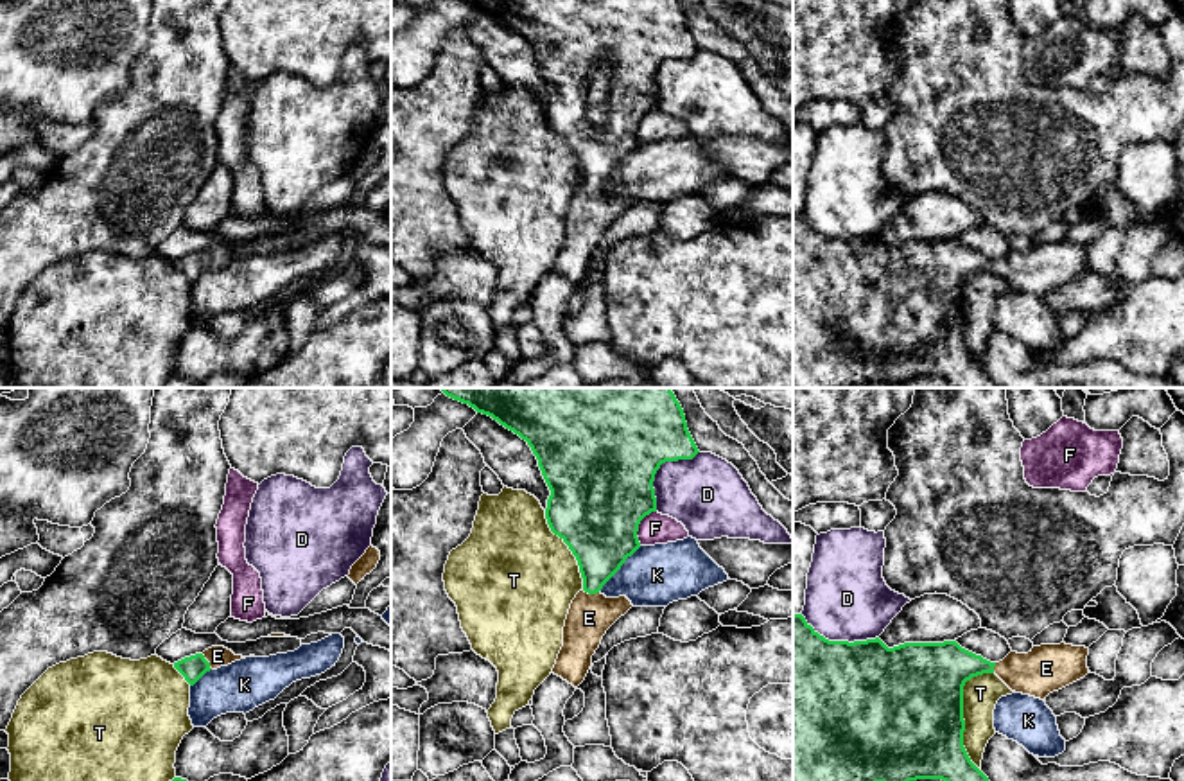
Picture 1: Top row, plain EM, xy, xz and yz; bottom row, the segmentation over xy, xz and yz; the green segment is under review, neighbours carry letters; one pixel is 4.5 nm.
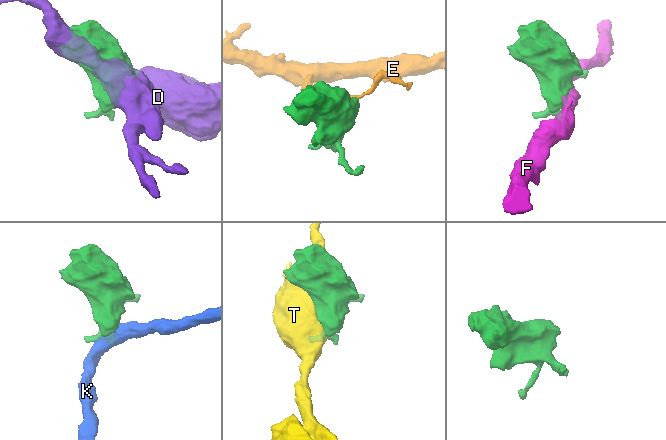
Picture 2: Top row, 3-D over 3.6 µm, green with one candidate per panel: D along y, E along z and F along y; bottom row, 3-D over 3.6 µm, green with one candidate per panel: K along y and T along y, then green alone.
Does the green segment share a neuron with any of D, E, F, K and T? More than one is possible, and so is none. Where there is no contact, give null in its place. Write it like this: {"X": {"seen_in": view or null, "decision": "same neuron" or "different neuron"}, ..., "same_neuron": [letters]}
{"D": {"seen_in": "xz", "decision": "different neuron"}, "E": {"seen_in": "xy", "decision": "same neuron"}, "F": {"seen_in": "xz", "decision": "different neuron"}, "K": {"seen_in": "xz", "decision": "different neuron"}, "T": {"seen_in": "yz", "decision": "different neuron"}, "same_neuron": ["E"]}

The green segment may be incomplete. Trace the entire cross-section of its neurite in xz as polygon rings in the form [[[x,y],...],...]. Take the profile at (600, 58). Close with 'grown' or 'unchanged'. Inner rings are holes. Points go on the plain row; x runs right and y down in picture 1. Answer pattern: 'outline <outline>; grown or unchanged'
outline [[[463,0],[488,13],[527,39],[551,88],[545,117],[578,158],[583,187],[570,201],[563,244],[551,271],[578,285],[606,228],[633,203],[626,194],[606,196],[599,189],[639,145],[640,118],[657,110],[655,72],[666,59],[692,57],[700,48],[687,27],[680,0]]]; grown

